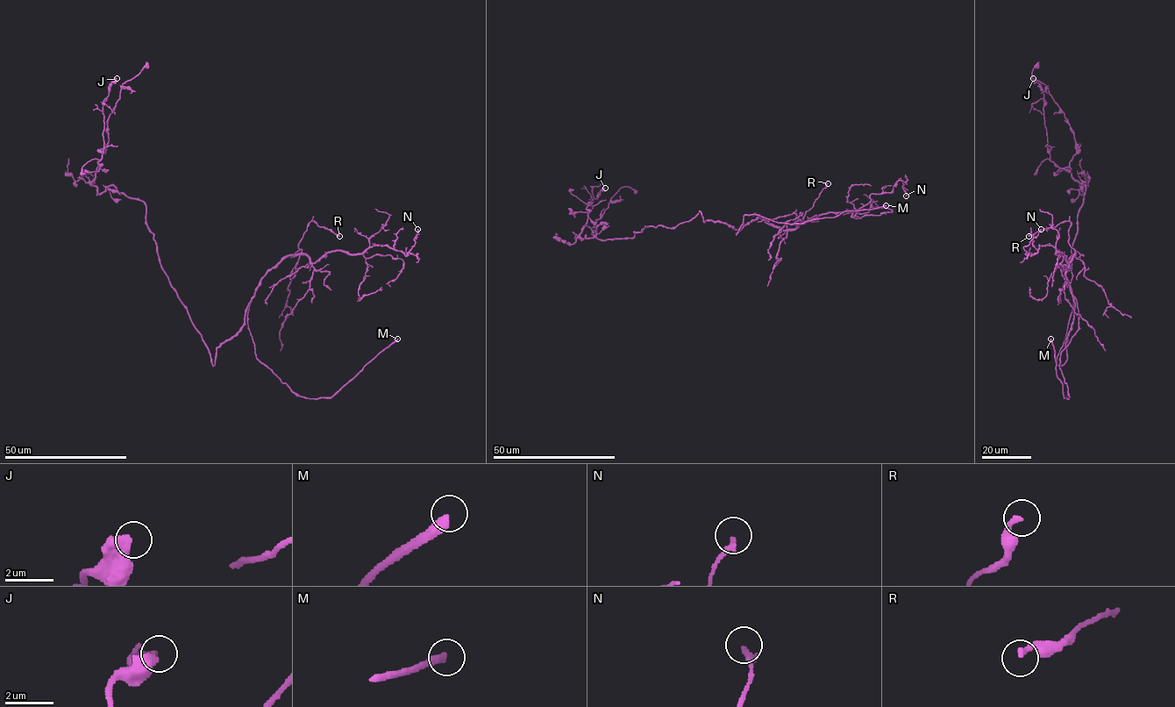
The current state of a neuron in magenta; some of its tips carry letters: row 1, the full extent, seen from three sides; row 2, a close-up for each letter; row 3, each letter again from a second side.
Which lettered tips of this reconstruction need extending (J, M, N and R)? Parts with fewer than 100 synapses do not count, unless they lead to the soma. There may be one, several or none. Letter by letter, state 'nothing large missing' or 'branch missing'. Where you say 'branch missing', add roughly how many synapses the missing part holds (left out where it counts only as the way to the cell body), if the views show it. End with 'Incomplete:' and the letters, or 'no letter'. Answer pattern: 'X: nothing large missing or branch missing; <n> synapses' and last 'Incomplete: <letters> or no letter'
J: nothing large missing
M: branch missing
N: nothing large missing
R: nothing large missing
Incomplete: M

